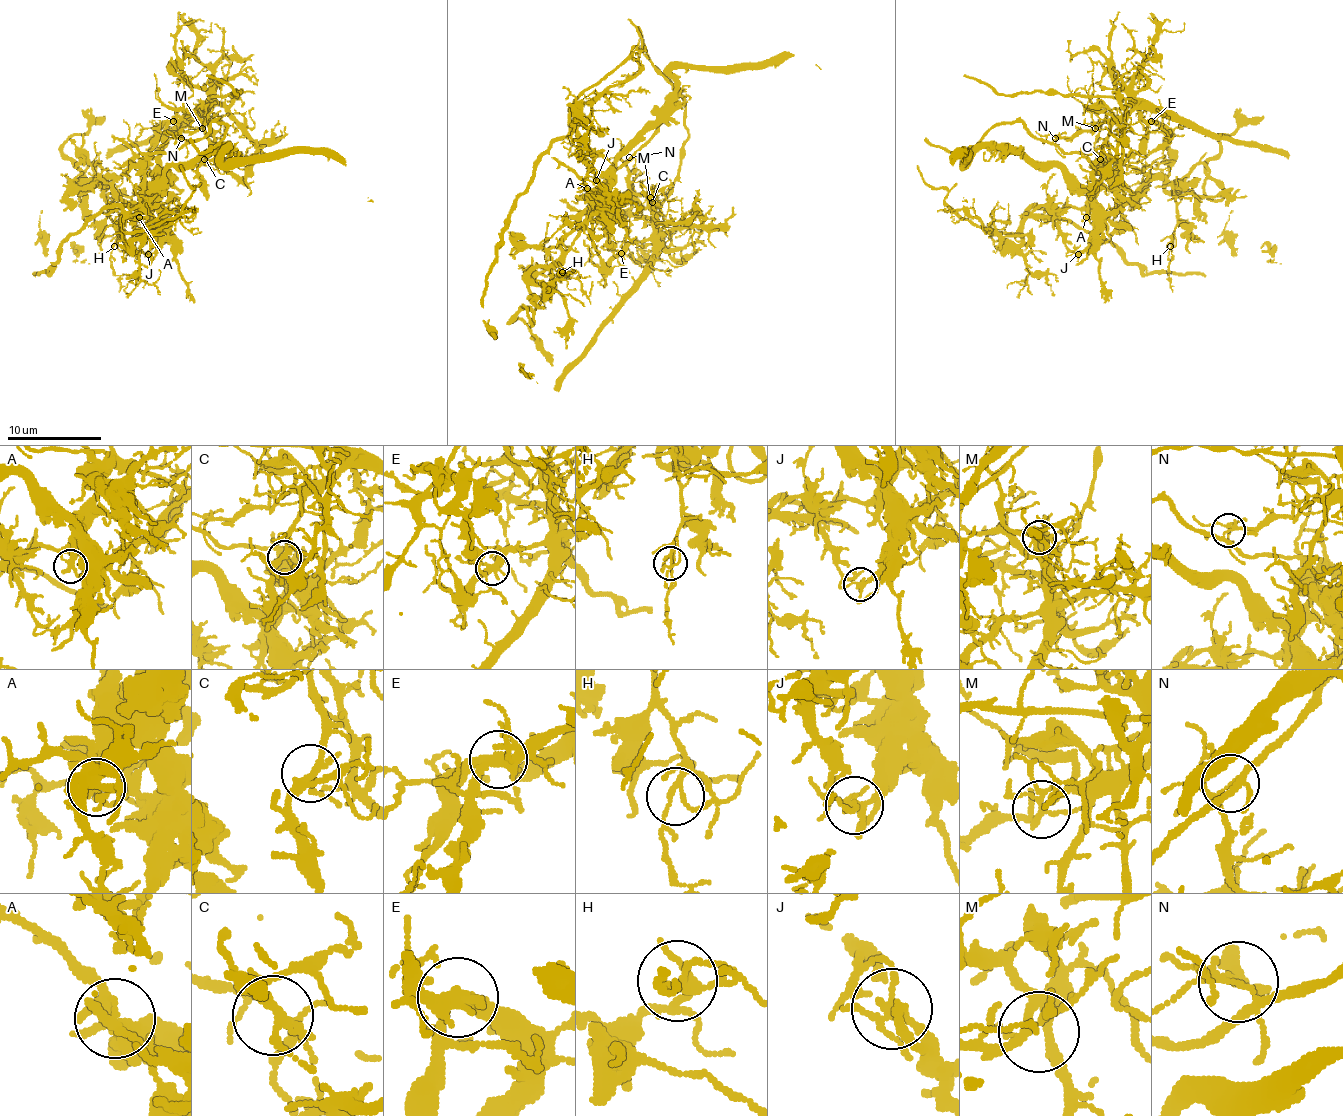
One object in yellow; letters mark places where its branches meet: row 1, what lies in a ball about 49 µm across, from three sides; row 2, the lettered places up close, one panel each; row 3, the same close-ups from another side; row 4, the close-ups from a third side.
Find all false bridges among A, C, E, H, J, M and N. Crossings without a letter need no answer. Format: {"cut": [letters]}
{"cut": ["A", "E", "J", "N"]}

